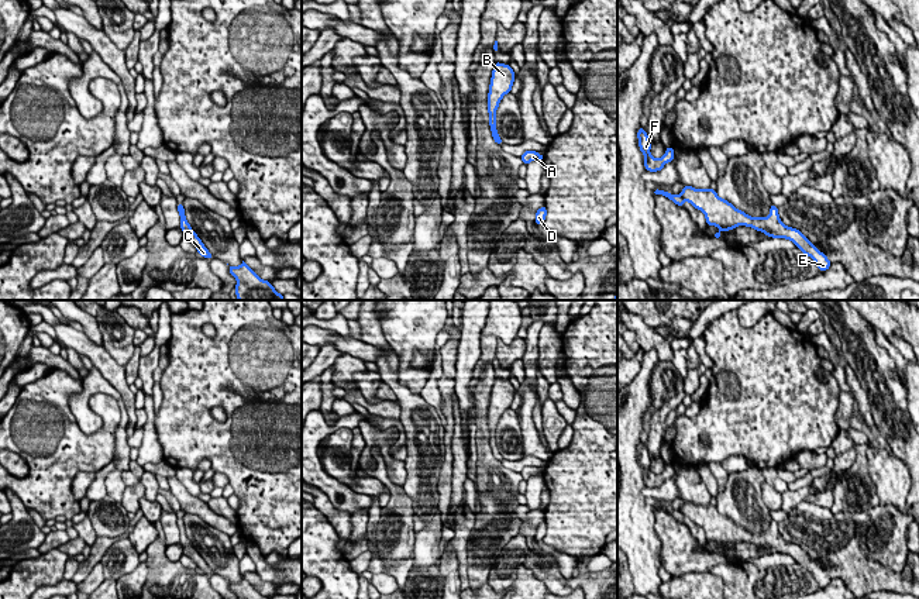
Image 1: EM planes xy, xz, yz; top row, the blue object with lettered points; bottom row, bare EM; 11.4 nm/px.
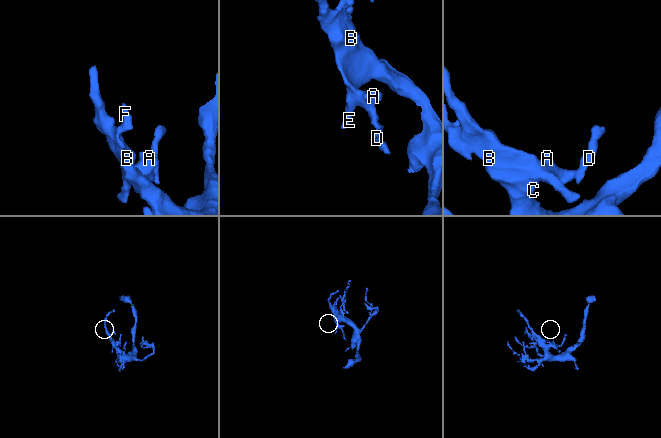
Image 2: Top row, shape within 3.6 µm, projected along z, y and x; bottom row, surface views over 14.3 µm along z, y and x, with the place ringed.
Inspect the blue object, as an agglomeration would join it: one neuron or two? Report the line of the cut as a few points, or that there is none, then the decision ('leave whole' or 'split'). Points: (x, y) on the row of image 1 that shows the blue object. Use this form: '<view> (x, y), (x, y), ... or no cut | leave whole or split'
no cut | leave whole

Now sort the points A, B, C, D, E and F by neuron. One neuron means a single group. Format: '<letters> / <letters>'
A B C D E F

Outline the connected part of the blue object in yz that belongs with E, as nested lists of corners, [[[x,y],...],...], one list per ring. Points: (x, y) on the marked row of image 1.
[[[685,185],[679,194],[671,194],[658,189],[654,193],[668,197],[679,207],[684,207],[685,200],[689,202],[695,209],[705,214],[706,226],[715,226],[720,230],[715,234],[716,238],[720,237],[722,231],[729,231],[739,226],[746,226],[761,231],[771,238],[785,238],[792,241],[803,255],[808,255],[815,261],[820,272],[827,271],[832,265],[827,257],[820,252],[806,235],[803,235],[796,228],[787,227],[779,220],[778,207],[774,204],[771,204],[770,214],[767,217],[755,218],[736,209],[727,200],[720,199],[716,190],[712,187],[695,189]]]

